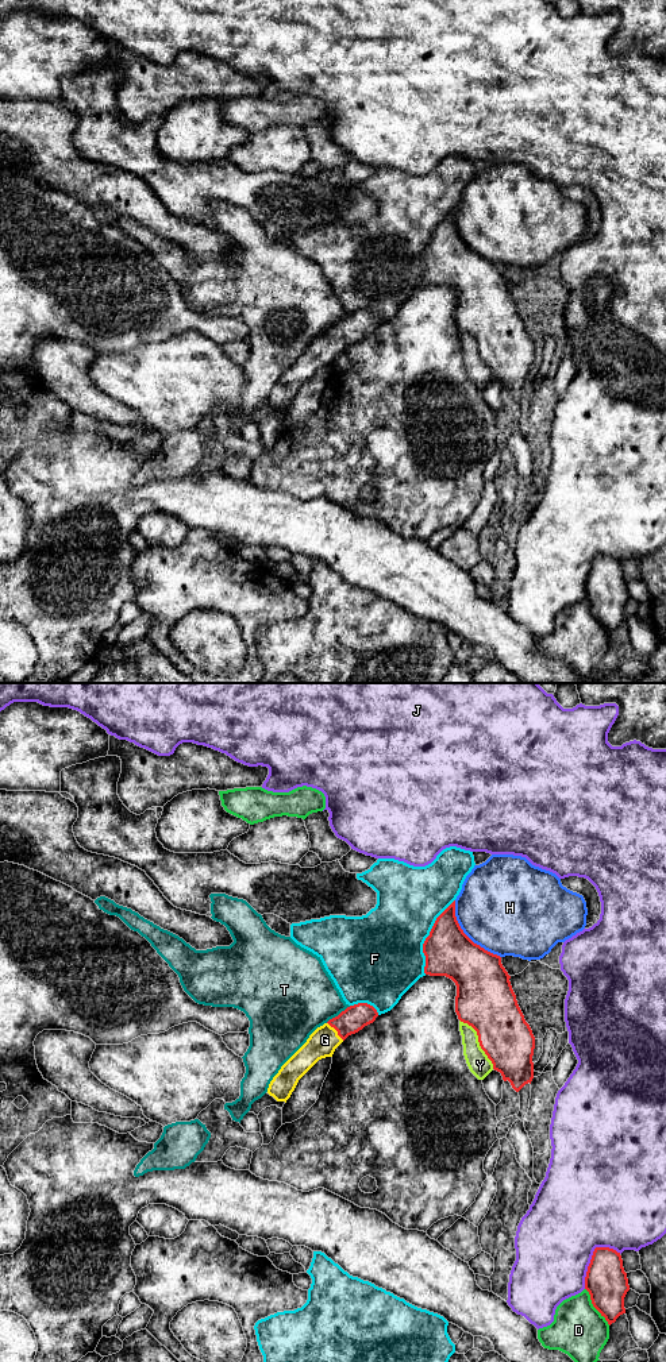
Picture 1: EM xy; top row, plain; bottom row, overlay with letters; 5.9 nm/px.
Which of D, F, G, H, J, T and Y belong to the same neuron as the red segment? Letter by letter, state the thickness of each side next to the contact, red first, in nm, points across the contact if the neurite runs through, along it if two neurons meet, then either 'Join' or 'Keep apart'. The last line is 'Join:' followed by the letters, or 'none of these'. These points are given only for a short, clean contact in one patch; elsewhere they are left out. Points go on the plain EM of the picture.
D: Thickness 240 nm (red) against 320 nm. Keep apart
F: Thickness 300 nm (red) against 440 nm. Keep apart
G: Thickness 160 nm (red) against 170 nm. Path across: xy (354, 327), (337, 339), (324, 348). Join
H: Thickness 300 nm (red) against 480 nm. Keep apart
J: Thickness 240 nm (red) against 480 nm. Keep apart
T: Thickness 160 nm (red) against 420 nm. Boundary: xy (350, 315), (326, 331). Keep apart
Y: Thickness 360 nm (red) against 140 nm. Keep apart
Join: G

